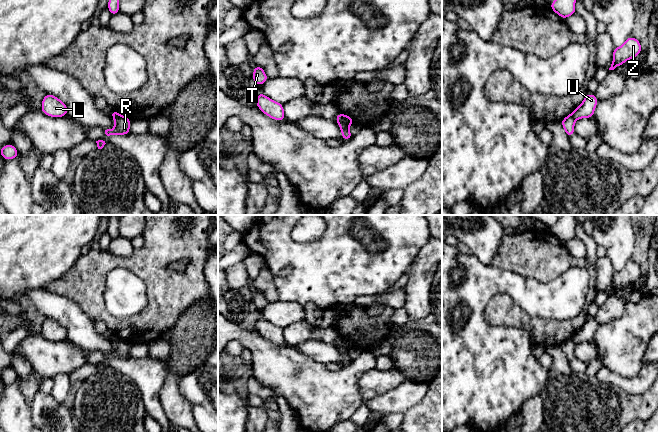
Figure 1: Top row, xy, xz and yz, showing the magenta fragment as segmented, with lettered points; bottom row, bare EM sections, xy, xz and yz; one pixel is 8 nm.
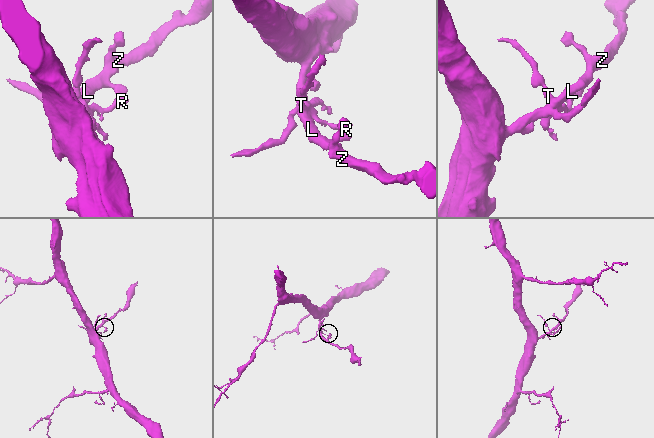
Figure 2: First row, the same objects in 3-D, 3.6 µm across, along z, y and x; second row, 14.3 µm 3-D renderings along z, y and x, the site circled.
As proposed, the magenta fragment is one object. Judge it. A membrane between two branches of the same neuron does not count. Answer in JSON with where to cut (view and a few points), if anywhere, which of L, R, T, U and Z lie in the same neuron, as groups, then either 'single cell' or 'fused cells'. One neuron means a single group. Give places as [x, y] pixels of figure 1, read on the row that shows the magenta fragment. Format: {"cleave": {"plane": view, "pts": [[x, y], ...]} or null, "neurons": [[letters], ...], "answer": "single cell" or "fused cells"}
{"cleave": {"plane": "xz", "pts": [[338, 122], [342, 122], [347, 126]]}, "neurons": [["L", "U", "Z"], ["R", "T"]], "answer": "fused cells"}

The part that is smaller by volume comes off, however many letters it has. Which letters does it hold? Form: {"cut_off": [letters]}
{"cut_off": ["R", "T"]}

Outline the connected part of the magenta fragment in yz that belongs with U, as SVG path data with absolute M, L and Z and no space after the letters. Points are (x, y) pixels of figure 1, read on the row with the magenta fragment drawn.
M588 93L581 105L571 113L571 116L577 120L581 118L593 118L598 99L594 94Z

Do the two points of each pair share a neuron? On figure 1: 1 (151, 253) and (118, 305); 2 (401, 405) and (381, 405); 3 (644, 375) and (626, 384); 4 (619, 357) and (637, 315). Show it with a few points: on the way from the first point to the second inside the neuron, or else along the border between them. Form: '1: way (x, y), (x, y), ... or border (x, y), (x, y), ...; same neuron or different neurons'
1: border (114, 269), (118, 267), (127, 268), (139, 277); different neurons
2: way (396, 405), (386, 405); same neuron
3: way (640, 379), (635, 384), (630, 384); same neuron
4: way (621, 347), (621, 344), (637, 325); same neuron

